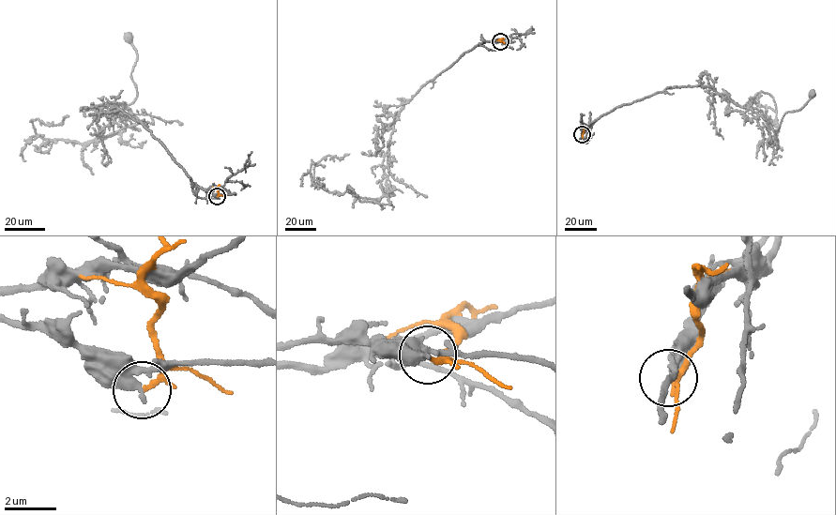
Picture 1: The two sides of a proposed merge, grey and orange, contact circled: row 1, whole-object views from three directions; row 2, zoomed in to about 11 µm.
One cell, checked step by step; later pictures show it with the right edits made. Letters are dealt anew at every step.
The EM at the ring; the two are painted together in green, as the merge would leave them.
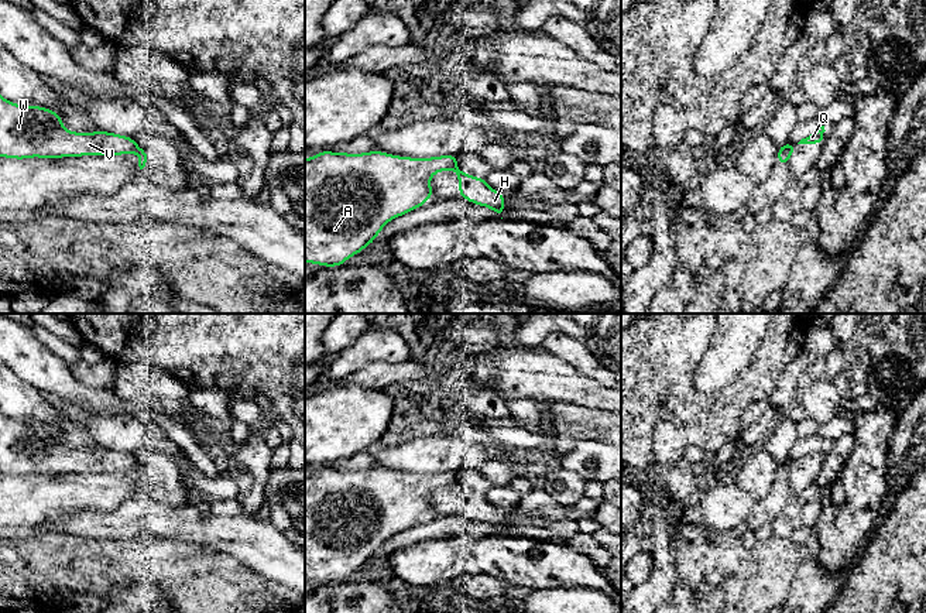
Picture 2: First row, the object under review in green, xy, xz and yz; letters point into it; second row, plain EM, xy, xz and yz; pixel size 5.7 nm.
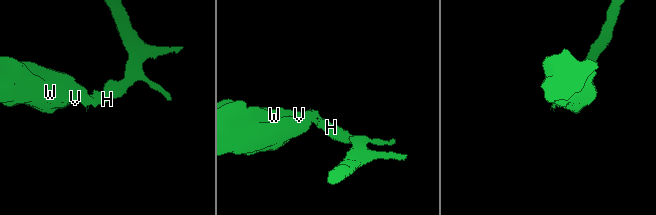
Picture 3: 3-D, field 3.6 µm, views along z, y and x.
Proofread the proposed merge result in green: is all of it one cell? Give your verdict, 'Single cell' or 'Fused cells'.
Fused cells

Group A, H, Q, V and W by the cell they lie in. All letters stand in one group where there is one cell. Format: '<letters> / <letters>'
A V W / H Q

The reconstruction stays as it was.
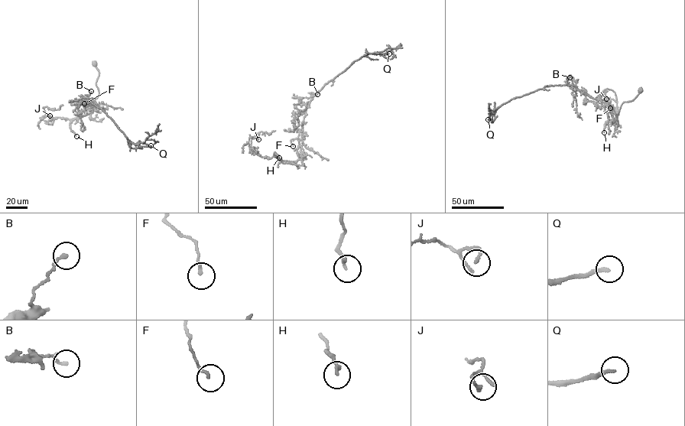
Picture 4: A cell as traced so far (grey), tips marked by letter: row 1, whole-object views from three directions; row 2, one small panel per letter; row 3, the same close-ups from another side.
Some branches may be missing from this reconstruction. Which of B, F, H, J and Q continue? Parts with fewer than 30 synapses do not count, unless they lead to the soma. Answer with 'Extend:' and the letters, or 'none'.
Extend: Q

